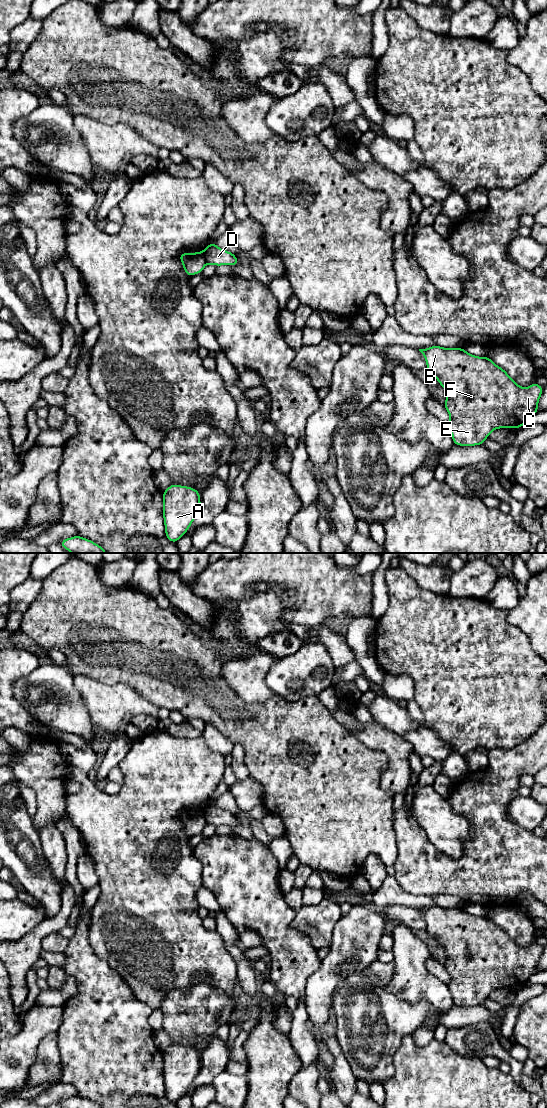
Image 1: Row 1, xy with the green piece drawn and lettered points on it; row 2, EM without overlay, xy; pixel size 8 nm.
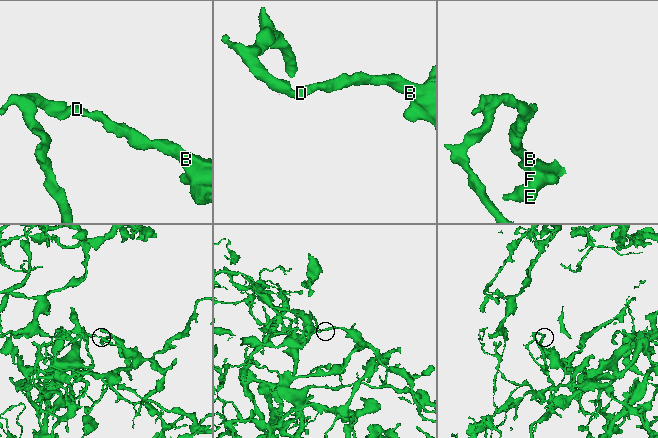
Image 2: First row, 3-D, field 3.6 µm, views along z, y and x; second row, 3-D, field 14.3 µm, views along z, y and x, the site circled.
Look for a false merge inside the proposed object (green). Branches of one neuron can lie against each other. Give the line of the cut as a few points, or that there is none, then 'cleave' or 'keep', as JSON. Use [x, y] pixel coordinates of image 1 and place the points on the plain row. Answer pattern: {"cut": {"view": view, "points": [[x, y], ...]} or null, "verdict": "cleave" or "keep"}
{"cut": {"view": "xy", "points": [[202, 811], [207, 823]]}, "verdict": "cleave"}

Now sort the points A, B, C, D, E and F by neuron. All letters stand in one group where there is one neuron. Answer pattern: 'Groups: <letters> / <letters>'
Groups: A / B C D E F

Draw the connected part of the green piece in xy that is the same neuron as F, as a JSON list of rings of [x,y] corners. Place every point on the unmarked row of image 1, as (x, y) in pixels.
[[[438,905],[419,909],[423,914],[427,931],[445,949],[444,963],[450,980],[447,983],[454,1005],[482,1005],[490,993],[499,988],[520,988],[537,972],[543,947],[534,942],[529,947],[519,946],[500,926],[488,916],[479,917],[460,908],[444,908]]]

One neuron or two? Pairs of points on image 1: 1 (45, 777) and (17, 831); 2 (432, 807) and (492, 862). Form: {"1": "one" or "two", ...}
{"1": "two", "2": "two"}

